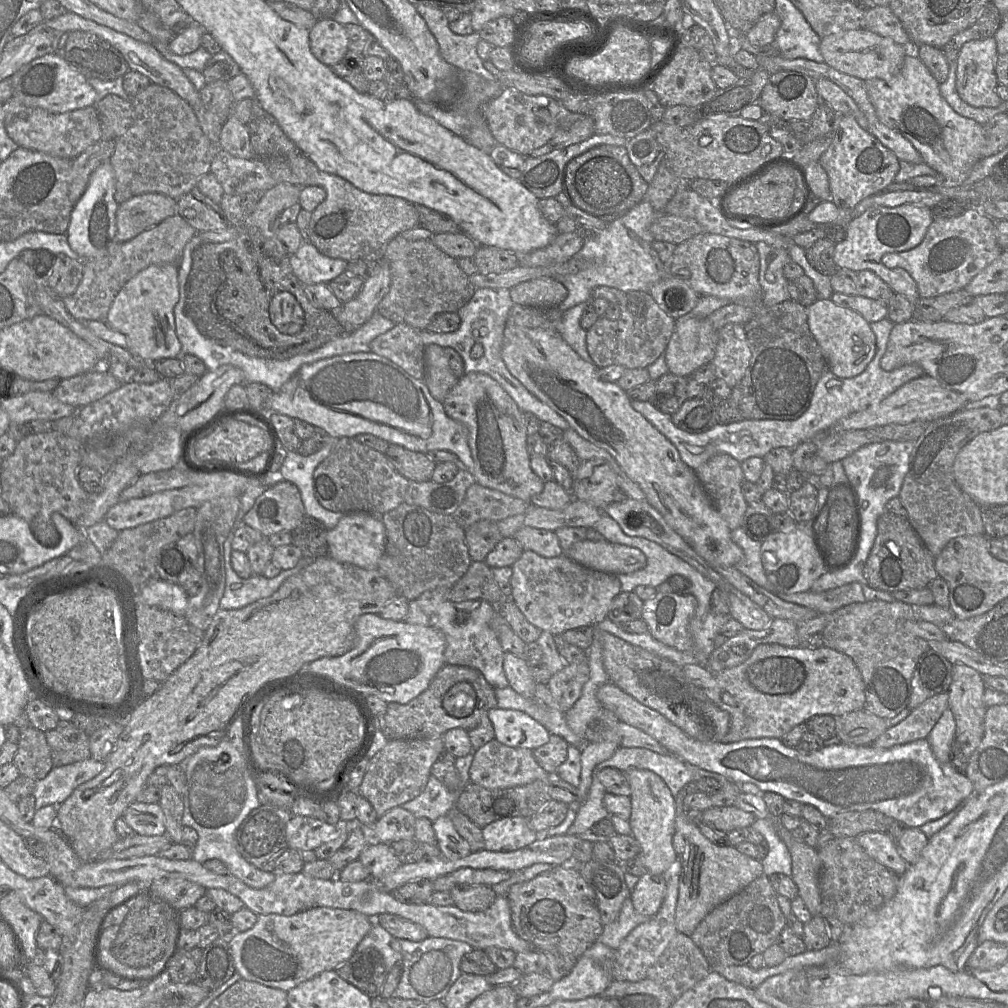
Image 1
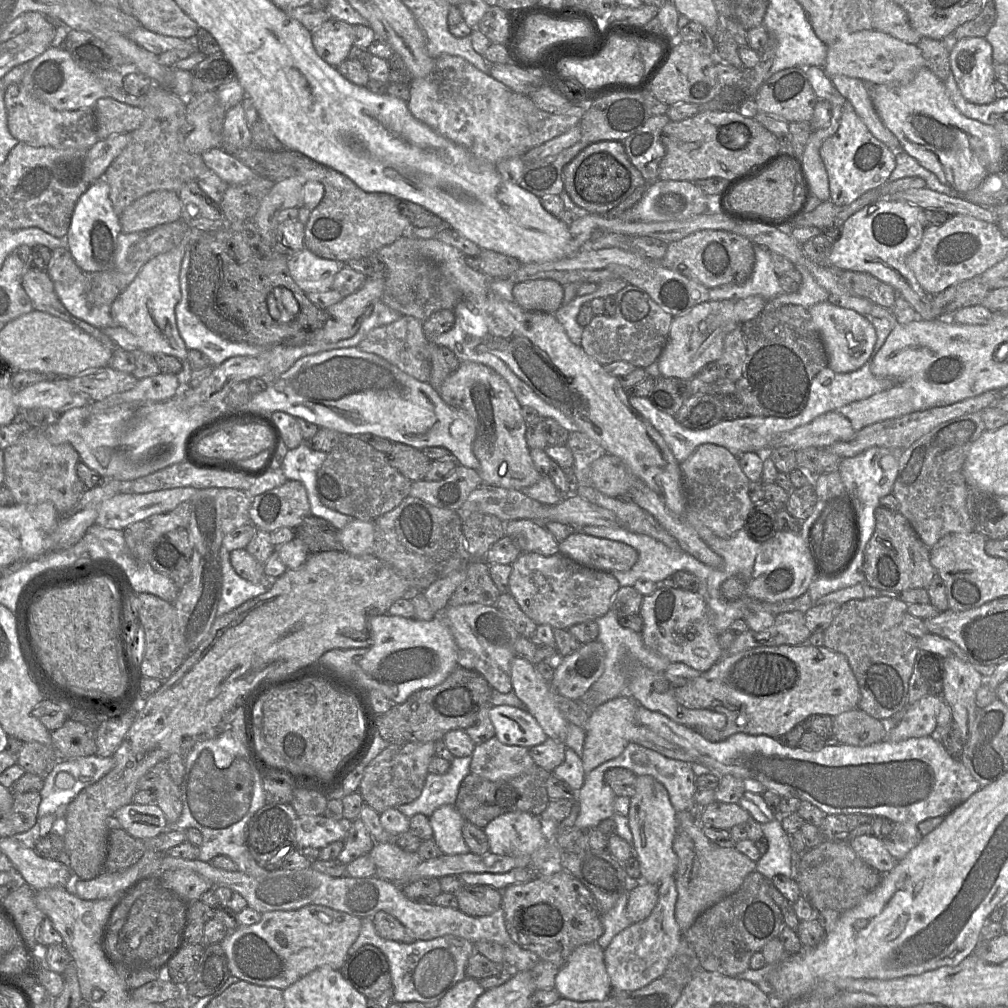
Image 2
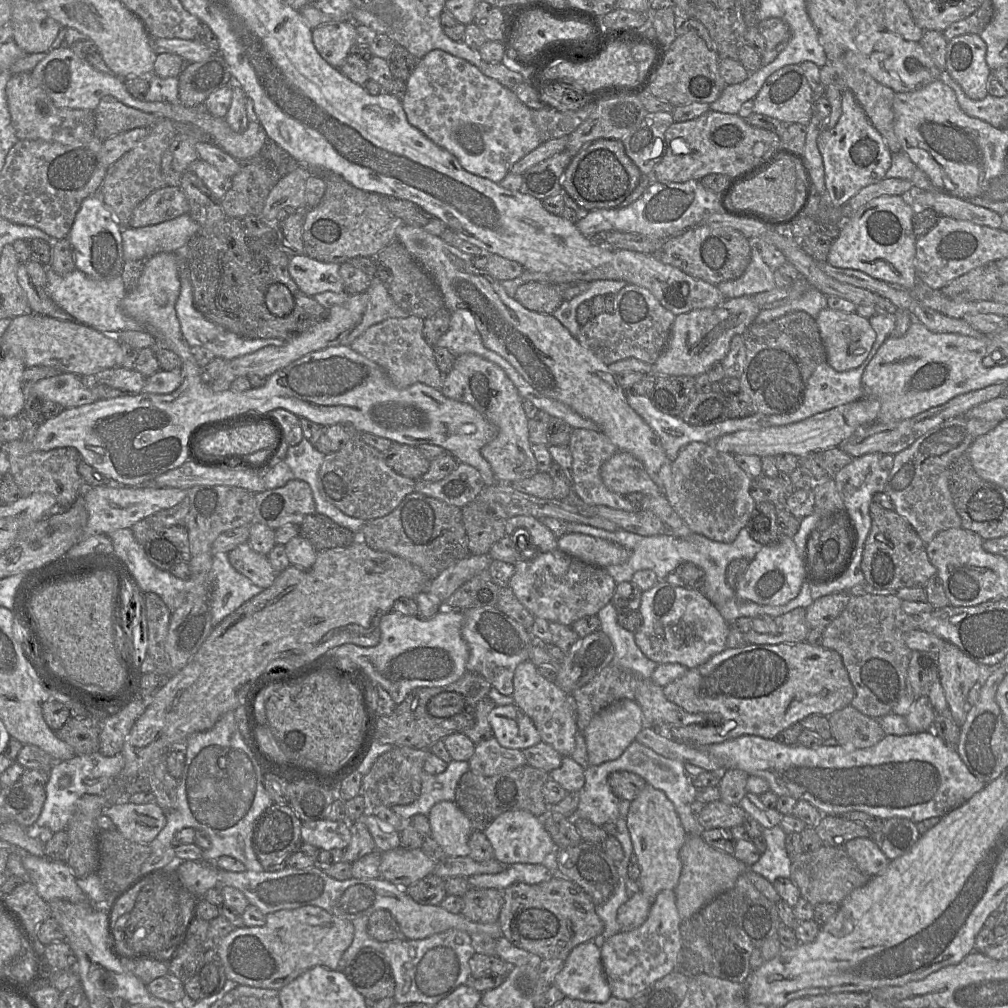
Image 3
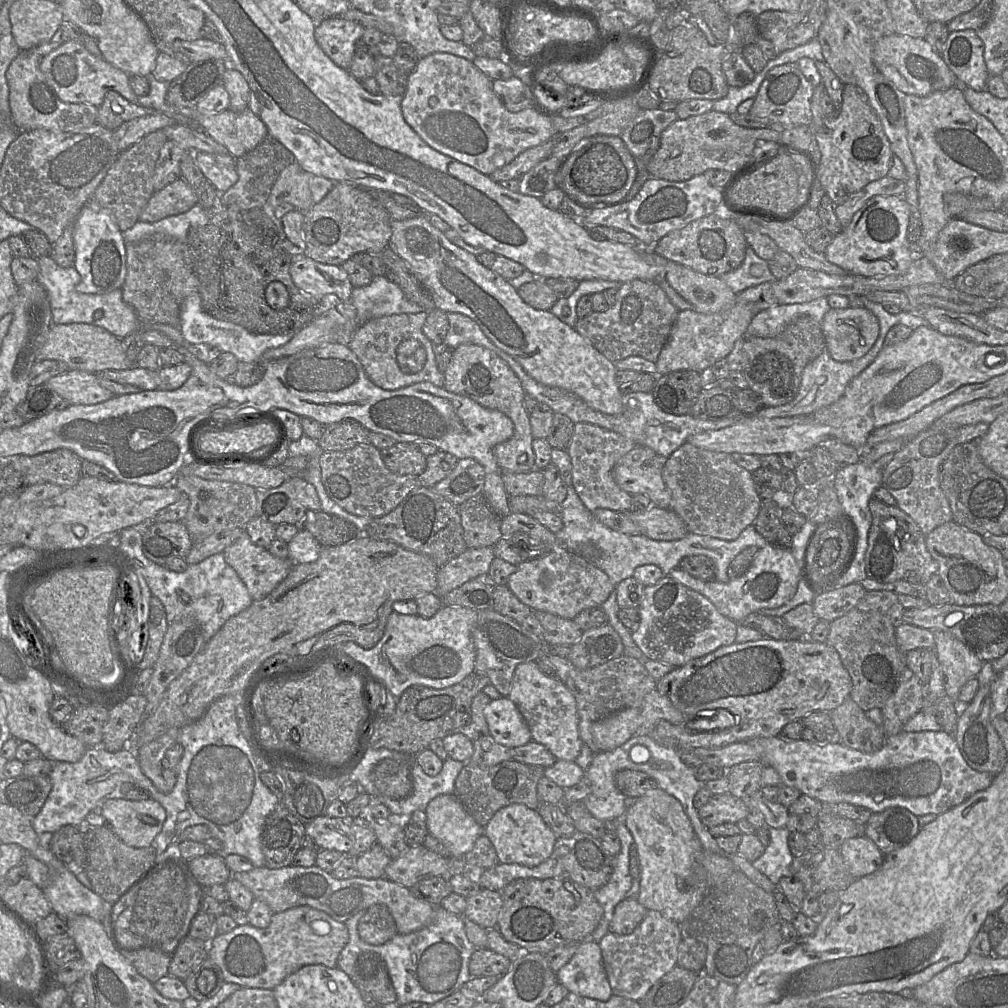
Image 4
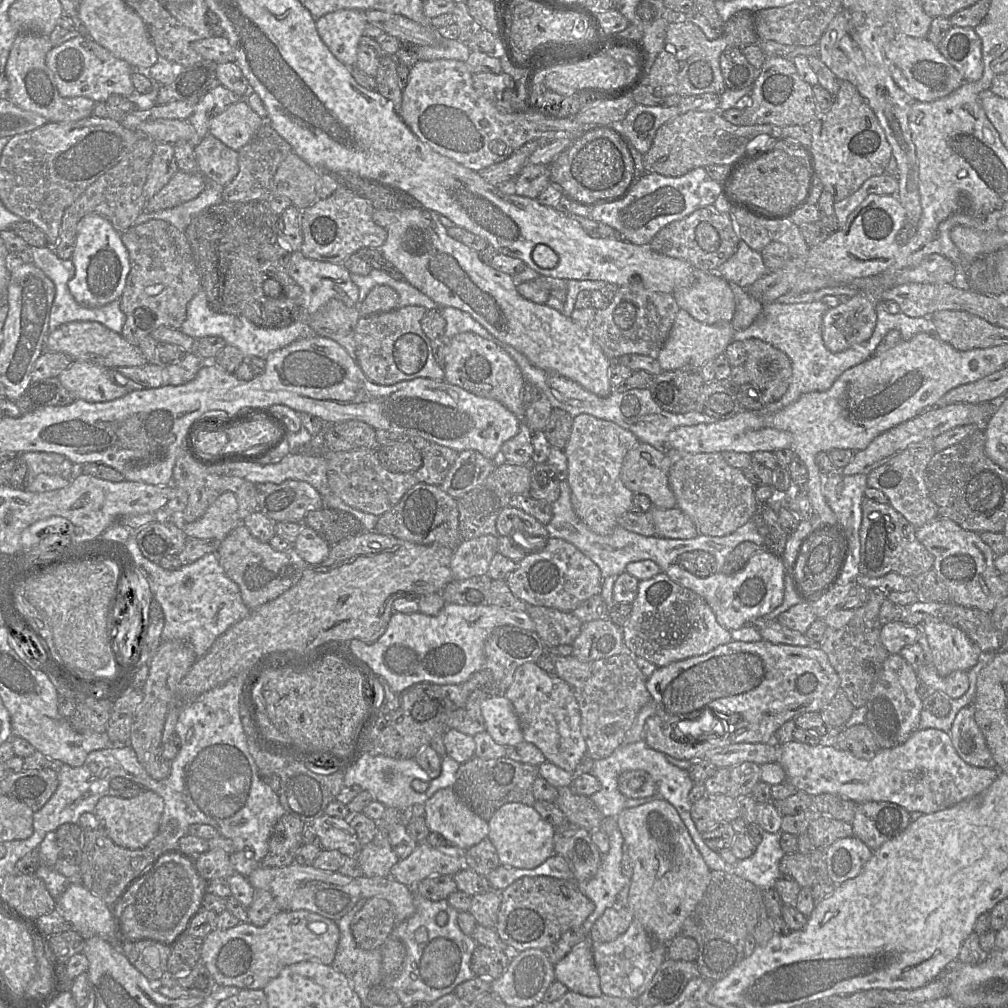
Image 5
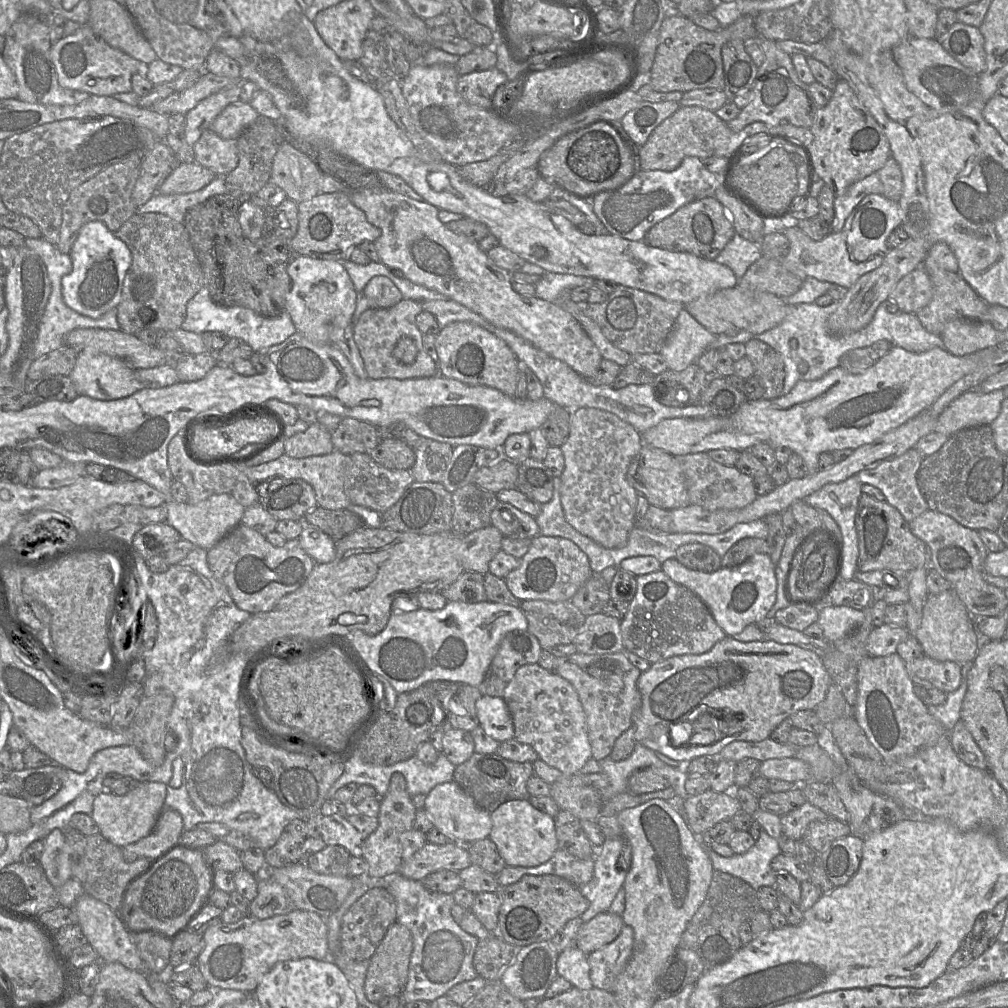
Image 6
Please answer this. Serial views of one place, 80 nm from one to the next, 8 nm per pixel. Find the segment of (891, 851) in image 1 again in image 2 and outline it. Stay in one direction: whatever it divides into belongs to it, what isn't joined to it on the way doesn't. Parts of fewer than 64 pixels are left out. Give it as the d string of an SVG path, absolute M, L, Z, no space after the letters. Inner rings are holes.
M875 835L857 836L849 844L866 864L881 874L892 871L898 863L885 848L882 839Z

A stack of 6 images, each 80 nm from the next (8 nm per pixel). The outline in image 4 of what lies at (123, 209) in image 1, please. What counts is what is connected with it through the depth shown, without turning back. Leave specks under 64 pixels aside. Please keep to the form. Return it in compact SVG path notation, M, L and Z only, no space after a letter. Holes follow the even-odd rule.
M178 178L163 189L153 193L142 210L139 220L157 222L168 216L190 210L198 203L194 189L182 178Z

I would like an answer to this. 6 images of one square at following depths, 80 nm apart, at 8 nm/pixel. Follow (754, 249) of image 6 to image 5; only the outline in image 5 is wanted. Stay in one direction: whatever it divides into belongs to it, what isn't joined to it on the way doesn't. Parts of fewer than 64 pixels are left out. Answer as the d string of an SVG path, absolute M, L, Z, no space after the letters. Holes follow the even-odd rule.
M740 240L737 252L715 273L727 282L733 282L743 289L748 289L768 272L761 253L754 251Z

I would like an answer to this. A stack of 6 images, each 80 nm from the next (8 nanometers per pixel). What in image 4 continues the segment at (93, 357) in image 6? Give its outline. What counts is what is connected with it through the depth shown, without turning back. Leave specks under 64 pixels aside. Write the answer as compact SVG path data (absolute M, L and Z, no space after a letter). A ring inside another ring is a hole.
M67 370L45 384L70 405L94 405L114 397L112 392L100 385L98 374L81 370Z

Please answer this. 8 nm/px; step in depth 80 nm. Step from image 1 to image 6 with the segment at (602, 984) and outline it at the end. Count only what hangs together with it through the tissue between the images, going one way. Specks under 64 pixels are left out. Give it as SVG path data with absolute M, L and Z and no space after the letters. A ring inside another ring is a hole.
M572 946L558 956L557 976L568 980L574 988L590 990L593 984L590 979L588 955L575 946Z

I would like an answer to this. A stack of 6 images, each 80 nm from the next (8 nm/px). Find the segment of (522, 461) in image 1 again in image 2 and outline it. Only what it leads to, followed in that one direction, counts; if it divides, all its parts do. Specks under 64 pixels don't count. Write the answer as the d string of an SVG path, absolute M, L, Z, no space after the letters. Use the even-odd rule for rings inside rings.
M470 361L461 362L459 368L442 383L439 394L447 405L464 411L473 419L476 426L476 437L472 450L479 461L478 473L484 484L519 491L538 482L542 475L534 465L531 450L526 442L527 423L522 415L522 406L502 376L483 364Z

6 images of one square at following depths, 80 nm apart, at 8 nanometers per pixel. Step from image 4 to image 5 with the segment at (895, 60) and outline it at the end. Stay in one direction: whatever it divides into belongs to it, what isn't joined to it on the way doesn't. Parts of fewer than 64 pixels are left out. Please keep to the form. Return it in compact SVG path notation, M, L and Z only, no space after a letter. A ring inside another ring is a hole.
M898 35L886 50L886 60L895 83L917 101L935 101L948 96L965 83L963 76L927 37Z

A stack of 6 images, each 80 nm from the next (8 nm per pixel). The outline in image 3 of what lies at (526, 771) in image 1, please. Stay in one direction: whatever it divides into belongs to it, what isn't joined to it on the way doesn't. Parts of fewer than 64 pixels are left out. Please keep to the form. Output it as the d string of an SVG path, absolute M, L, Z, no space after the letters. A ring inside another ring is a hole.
M496 738L475 744L475 751L469 759L474 773L493 776L527 765L522 750L502 747Z

